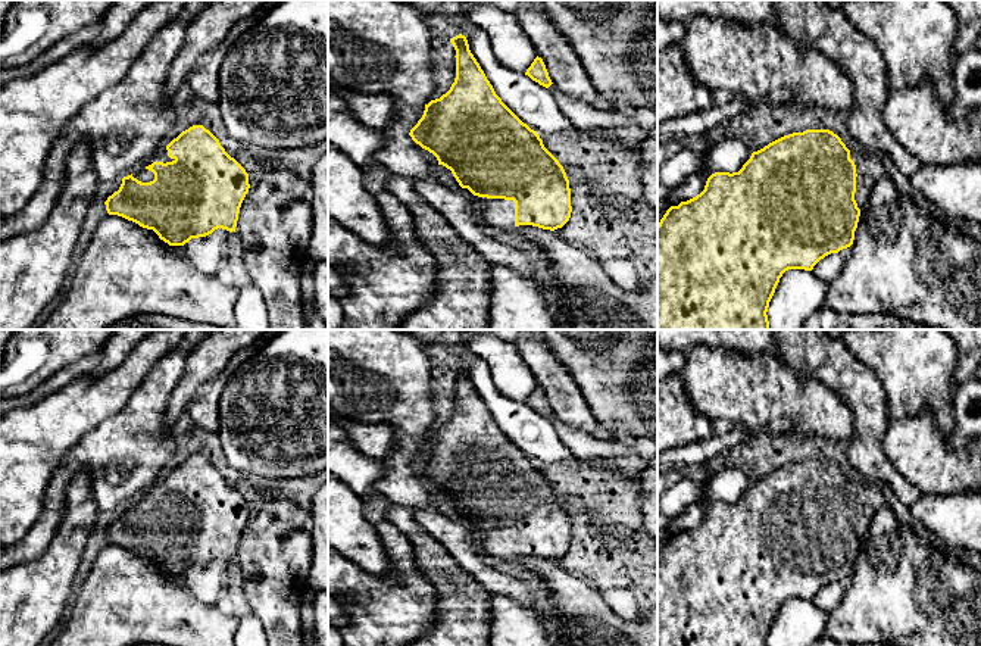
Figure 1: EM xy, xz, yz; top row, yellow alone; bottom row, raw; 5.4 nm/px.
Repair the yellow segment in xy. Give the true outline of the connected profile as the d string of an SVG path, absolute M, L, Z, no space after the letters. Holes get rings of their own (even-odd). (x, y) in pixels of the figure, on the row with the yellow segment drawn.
M193 125L174 138L159 155L157 160L122 178L118 191L104 202L109 215L118 215L153 230L169 246L184 246L191 238L206 237L222 228L235 231L241 203L249 193L249 174L221 146L219 140L203 125Z

